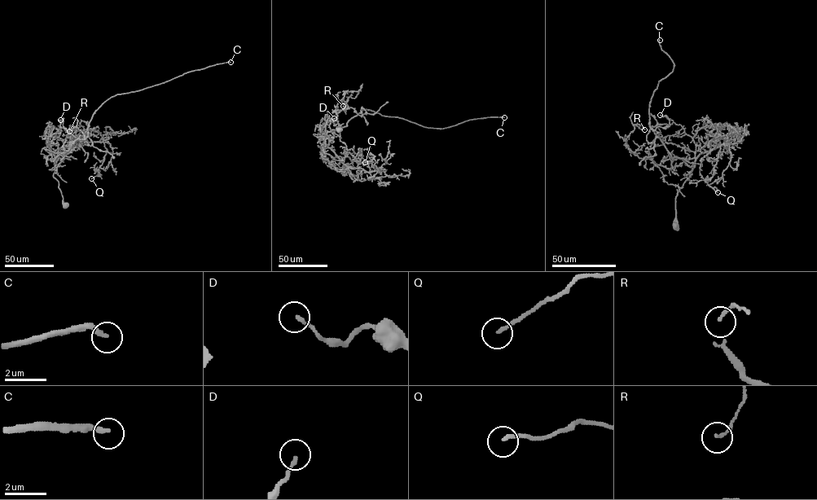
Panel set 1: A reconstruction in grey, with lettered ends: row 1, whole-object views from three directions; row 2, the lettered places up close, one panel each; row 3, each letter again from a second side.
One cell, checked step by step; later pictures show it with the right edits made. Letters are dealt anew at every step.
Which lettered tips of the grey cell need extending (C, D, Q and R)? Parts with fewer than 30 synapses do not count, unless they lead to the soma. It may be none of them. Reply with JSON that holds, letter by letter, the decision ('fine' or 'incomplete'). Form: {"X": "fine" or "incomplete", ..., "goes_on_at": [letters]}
{"C": "incomplete", "D": "fine", "Q": "fine", "R": "fine", "goes_on_at": ["C"]}

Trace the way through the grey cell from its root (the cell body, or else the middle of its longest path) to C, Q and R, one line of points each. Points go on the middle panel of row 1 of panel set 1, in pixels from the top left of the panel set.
C: (339, 129), (327, 133), (329, 144), (334, 131), (345, 126), (362, 110), (439, 129), (473, 119), (504, 117)
Q: (339, 129), (327, 133), (327, 146), (348, 167), (380, 173), (368, 155), (373, 155), (371, 160), (365, 162)
R: (339, 129), (327, 133), (327, 145), (325, 124), (344, 92), (358, 91), (343, 106)

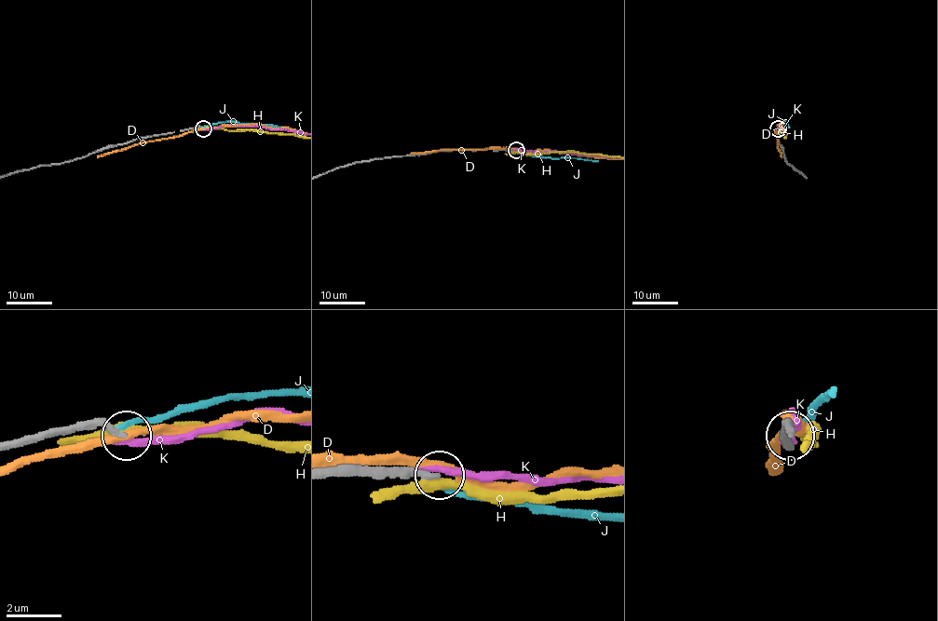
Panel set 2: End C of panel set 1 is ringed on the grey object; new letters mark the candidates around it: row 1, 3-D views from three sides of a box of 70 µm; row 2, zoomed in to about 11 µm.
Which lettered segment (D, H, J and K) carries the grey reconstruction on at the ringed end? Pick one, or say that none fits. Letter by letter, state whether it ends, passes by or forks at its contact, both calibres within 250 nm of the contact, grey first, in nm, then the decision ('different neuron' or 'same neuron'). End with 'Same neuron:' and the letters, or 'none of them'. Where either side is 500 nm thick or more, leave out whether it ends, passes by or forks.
D: it passes by; 280 nm thick on the grey side, 280 nm on the other; different neuron
H: it passes by; 300 nm thick on the grey side, 320 nm on the other; different neuron
J: it ends there; 320 nm thick on the grey side, 200 nm on the other; different neuron
K: it ends there; 240 nm thick on the grey side, 280 nm on the other; different neuron
Same neuron: none of them

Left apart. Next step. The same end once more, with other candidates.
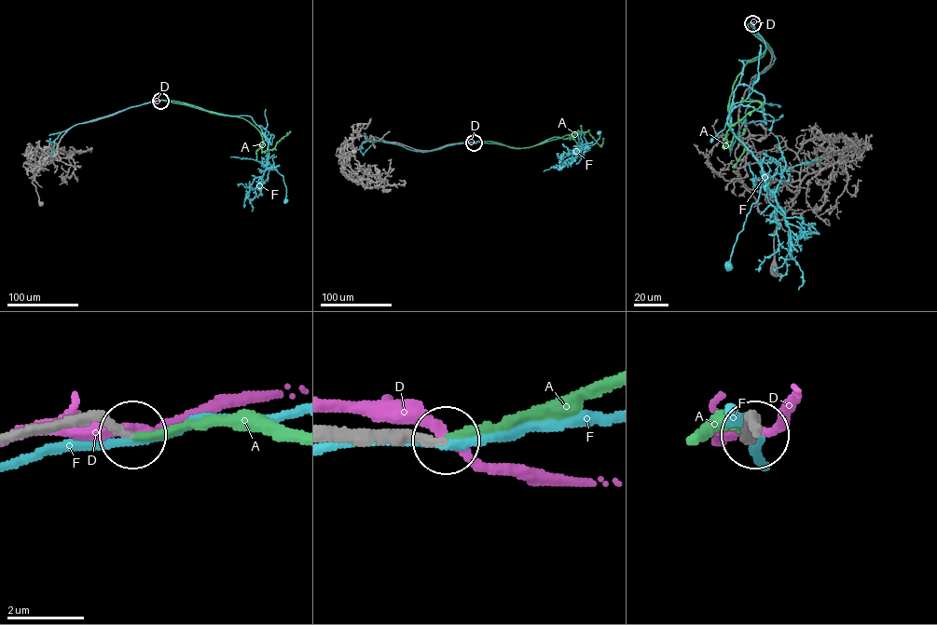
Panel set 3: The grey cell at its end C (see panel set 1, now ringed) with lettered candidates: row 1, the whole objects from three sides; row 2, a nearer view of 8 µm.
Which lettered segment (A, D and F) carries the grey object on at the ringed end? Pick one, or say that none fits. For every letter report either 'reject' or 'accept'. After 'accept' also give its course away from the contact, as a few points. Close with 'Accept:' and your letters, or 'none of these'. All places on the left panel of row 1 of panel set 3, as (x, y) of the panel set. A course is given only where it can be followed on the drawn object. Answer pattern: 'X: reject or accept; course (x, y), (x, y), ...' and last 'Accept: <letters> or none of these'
A: accept; course (159, 101), (243, 118), (259, 131), (262, 151), (272, 150), (290, 131)
D: reject
F: reject
Accept: A

